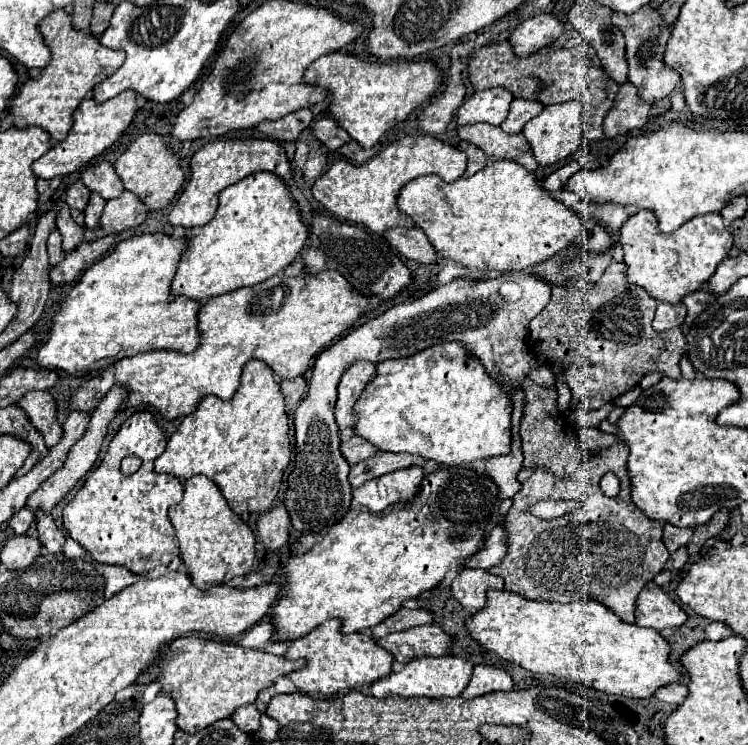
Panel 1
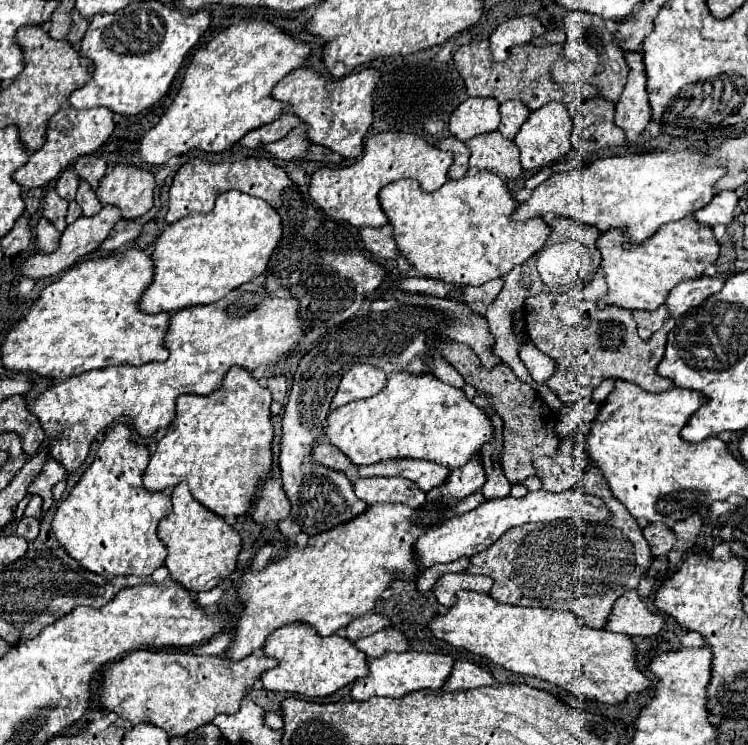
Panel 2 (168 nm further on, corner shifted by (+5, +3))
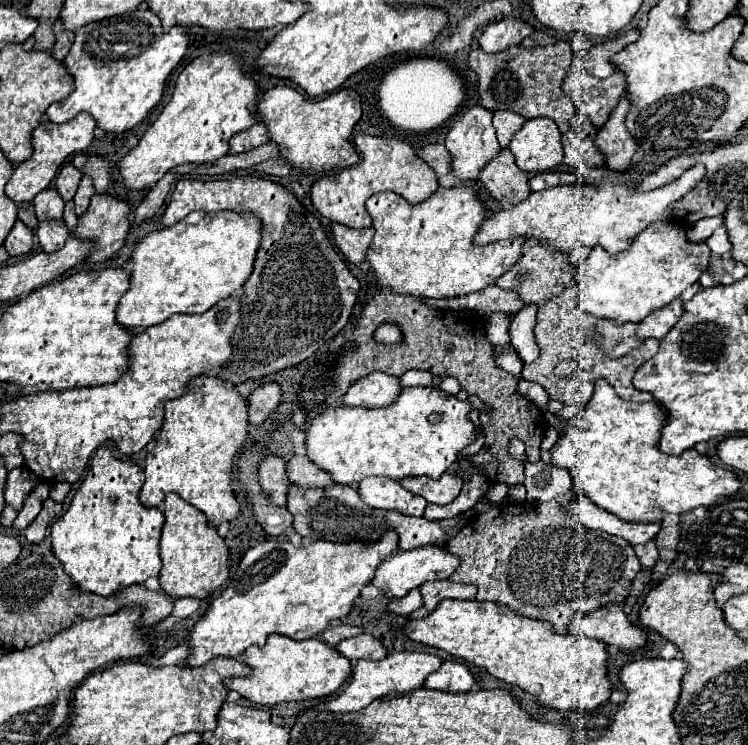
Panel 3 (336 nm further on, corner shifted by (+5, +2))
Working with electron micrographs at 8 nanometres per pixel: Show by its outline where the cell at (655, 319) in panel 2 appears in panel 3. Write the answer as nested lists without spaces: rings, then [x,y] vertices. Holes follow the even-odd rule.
[[[599,319],[595,327],[601,335],[601,347],[607,351],[609,357],[621,357],[645,343],[645,339],[635,339],[635,327],[639,327],[639,323],[617,325],[611,323],[611,319]]]

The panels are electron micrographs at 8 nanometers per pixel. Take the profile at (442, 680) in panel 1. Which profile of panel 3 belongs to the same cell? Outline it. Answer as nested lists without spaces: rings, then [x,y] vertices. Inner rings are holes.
[[[391,653],[387,655],[383,661],[357,661],[355,669],[353,669],[353,677],[349,681],[349,685],[337,695],[333,697],[327,707],[333,713],[347,713],[347,711],[359,711],[363,707],[367,707],[371,701],[385,697],[385,695],[393,695],[393,693],[409,693],[415,691],[419,687],[423,687],[425,679],[443,665],[443,659],[431,653]]]

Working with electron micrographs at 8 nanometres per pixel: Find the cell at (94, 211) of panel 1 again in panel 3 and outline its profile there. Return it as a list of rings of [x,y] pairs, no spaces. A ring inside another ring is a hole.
[[[83,175],[83,179],[81,179],[81,185],[79,185],[79,189],[77,189],[75,197],[73,197],[73,203],[75,203],[75,213],[77,213],[77,217],[81,217],[81,215],[87,211],[87,207],[89,207],[89,199],[91,199],[91,195],[93,195],[93,193],[95,193],[95,189],[93,189],[91,177]]]

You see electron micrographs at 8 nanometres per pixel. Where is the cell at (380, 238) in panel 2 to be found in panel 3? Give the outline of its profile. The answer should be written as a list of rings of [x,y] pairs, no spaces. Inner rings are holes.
[[[339,223],[331,225],[333,229],[333,237],[335,237],[335,245],[341,249],[341,253],[345,255],[347,261],[359,265],[365,261],[367,257],[367,247],[371,245],[371,239],[375,235],[373,227],[367,229],[351,229]]]

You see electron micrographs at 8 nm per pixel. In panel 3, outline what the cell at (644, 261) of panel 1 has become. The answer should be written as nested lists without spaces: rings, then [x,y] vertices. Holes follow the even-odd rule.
[[[657,221],[635,237],[631,249],[611,255],[603,247],[595,247],[585,259],[579,279],[585,279],[585,289],[579,293],[579,307],[595,317],[625,321],[643,321],[651,311],[665,307],[693,285],[707,271],[711,251],[705,241],[687,241],[687,229],[671,221]]]

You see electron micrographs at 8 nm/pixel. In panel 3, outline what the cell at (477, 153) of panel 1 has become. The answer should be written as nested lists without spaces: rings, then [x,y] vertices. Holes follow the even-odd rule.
[[[433,143],[433,145],[423,147],[419,151],[419,157],[435,169],[437,177],[451,173],[451,155],[447,155],[447,149],[443,147],[443,143]]]

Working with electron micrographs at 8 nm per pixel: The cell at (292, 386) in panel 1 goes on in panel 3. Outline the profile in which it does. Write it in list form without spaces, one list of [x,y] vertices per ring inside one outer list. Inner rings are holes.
[[[275,381],[259,385],[251,395],[249,395],[249,421],[251,425],[261,425],[267,415],[277,409],[281,401],[281,387]]]

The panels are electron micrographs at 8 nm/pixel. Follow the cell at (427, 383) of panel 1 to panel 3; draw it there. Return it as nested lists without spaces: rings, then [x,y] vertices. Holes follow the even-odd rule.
[[[403,387],[391,407],[329,407],[305,431],[307,455],[341,485],[357,485],[371,475],[389,479],[427,475],[439,479],[457,455],[477,439],[469,411],[469,401],[459,401],[437,387]]]

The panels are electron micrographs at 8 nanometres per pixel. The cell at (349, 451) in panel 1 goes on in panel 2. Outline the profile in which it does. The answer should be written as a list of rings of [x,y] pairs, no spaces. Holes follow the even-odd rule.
[[[317,442],[313,452],[311,452],[311,460],[313,464],[323,464],[331,470],[343,472],[347,474],[347,478],[351,482],[357,482],[357,468],[351,466],[351,462],[347,462],[347,458],[343,458],[343,454],[339,454],[339,450],[335,450],[335,446],[327,446],[327,442]]]

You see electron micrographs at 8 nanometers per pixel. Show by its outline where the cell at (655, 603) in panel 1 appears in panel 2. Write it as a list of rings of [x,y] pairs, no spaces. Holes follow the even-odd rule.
[[[629,590],[615,602],[605,624],[605,630],[627,634],[631,638],[655,636],[661,628],[663,628],[661,614],[649,612],[645,602],[639,598],[637,590]]]

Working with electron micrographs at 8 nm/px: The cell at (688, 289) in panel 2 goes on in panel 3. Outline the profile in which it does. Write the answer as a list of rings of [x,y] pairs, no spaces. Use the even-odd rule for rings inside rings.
[[[675,299],[667,307],[651,311],[651,315],[639,323],[637,335],[645,339],[661,339],[679,321],[679,315],[683,315],[683,299]]]

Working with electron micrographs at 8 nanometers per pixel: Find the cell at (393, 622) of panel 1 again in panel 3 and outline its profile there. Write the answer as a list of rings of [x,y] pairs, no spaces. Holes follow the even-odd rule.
[[[337,623],[337,625],[331,625],[329,629],[323,631],[323,641],[327,641],[329,645],[337,645],[339,641],[343,641],[343,639],[347,639],[347,637],[353,637],[353,635],[359,635],[361,631],[363,631],[361,627]]]

